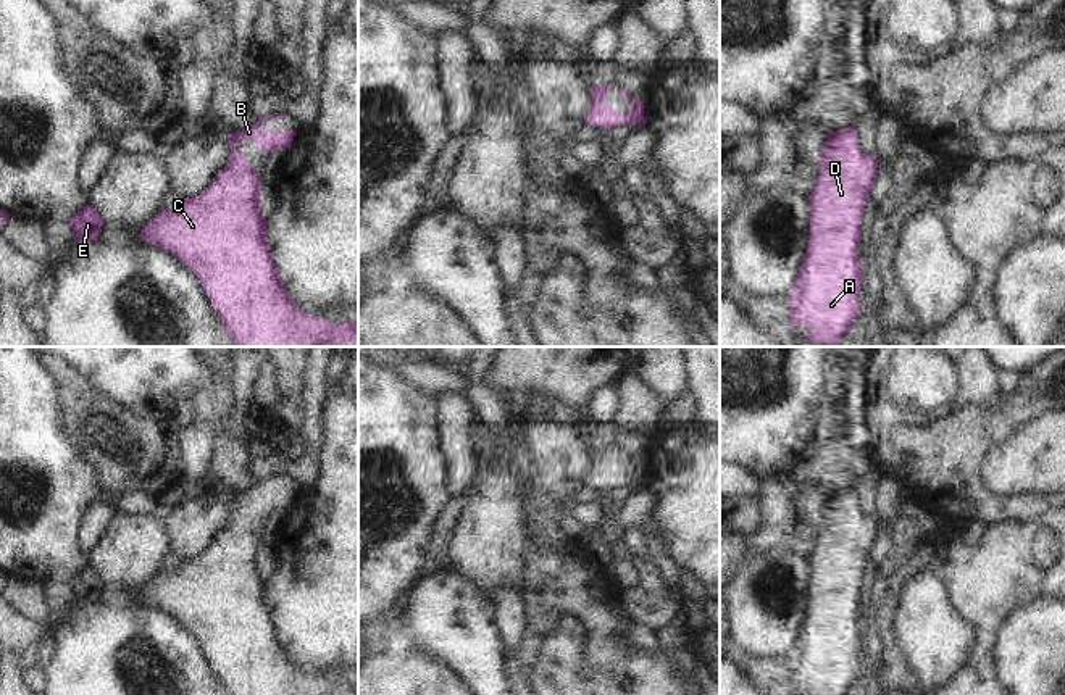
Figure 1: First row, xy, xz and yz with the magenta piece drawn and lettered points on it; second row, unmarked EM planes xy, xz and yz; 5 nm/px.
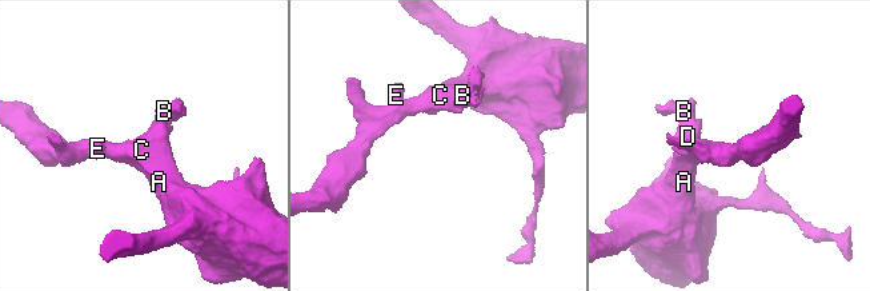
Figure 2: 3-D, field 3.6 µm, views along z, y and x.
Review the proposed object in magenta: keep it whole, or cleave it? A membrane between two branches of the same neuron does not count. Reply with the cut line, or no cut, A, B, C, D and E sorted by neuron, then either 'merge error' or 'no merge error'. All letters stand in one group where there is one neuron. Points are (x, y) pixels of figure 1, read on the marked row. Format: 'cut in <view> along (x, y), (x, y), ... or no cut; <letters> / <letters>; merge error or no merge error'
no cut; A B C D E; no merge error

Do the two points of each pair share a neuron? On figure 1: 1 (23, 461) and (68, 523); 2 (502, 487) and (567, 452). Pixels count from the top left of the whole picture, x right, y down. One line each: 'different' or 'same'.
1: same
2: different

